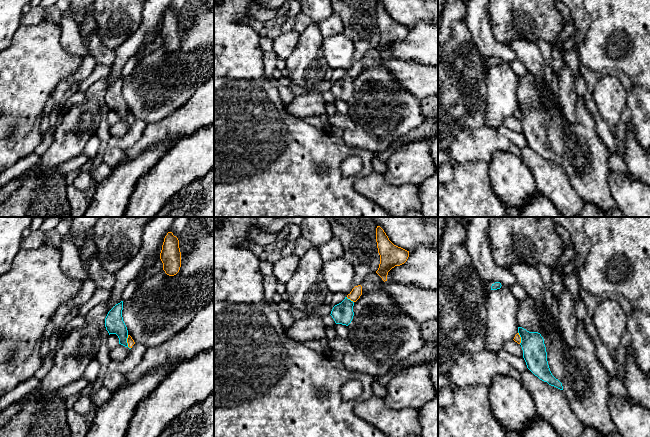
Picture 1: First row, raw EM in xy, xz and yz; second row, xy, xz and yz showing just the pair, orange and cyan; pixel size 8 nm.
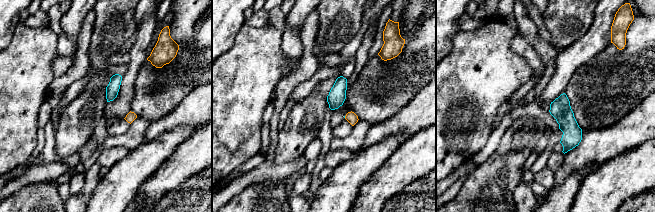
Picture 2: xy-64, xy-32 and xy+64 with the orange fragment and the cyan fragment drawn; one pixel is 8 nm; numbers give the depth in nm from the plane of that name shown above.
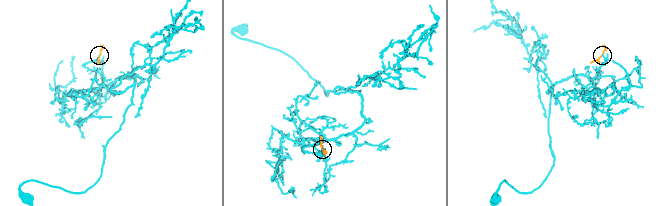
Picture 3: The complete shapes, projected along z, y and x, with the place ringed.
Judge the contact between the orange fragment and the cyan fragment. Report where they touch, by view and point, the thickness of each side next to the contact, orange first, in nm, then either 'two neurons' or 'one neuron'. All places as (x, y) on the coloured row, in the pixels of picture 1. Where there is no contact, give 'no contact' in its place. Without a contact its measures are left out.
meets orange in xy at (127, 342); 60 nm thick on the orange side, 150 nm on the other; two neurons

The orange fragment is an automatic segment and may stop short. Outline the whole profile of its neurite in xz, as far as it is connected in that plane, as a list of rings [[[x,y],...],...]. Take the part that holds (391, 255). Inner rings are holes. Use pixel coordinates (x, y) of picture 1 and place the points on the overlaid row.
[[[380,226],[376,228],[376,242],[380,255],[380,264],[376,273],[385,282],[387,281],[388,272],[392,268],[407,261],[409,251],[394,245]]]

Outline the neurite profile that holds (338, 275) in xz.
[[[344,258],[323,262],[321,275],[326,288],[333,294],[347,296],[352,291],[355,271]]]

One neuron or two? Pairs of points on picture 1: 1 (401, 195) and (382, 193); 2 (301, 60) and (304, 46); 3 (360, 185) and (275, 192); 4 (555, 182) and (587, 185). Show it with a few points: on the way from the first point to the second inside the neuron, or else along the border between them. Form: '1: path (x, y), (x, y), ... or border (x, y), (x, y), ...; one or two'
1: path (396, 195), (387, 195); one
2: path (304, 57), (304, 49); one
3: border (370, 171), (354, 181), (354, 188), (372, 201); two
4: border (561, 166), (573, 190), (583, 201); two

